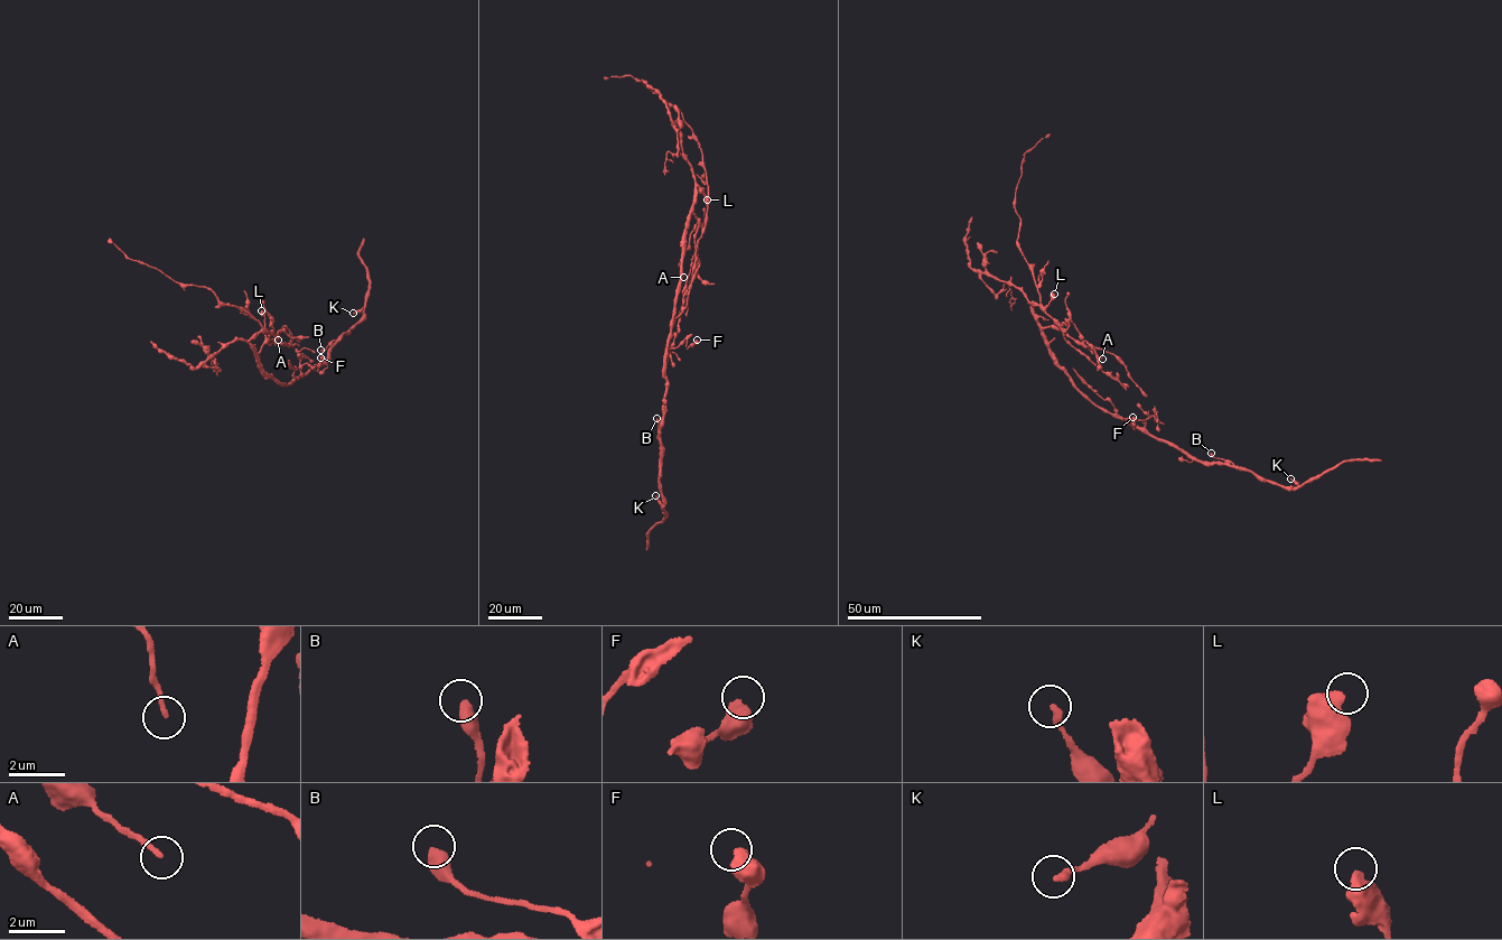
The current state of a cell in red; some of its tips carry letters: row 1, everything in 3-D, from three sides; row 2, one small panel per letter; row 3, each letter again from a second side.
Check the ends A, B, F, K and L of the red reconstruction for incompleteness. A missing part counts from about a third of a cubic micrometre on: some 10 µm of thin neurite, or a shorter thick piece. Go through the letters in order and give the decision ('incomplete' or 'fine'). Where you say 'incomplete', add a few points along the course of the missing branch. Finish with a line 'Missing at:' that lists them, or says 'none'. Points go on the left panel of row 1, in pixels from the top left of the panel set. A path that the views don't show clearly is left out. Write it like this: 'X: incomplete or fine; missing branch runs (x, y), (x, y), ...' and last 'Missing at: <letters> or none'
A: fine
B: fine
F: fine
K: fine
L: fine
Missing at: none

